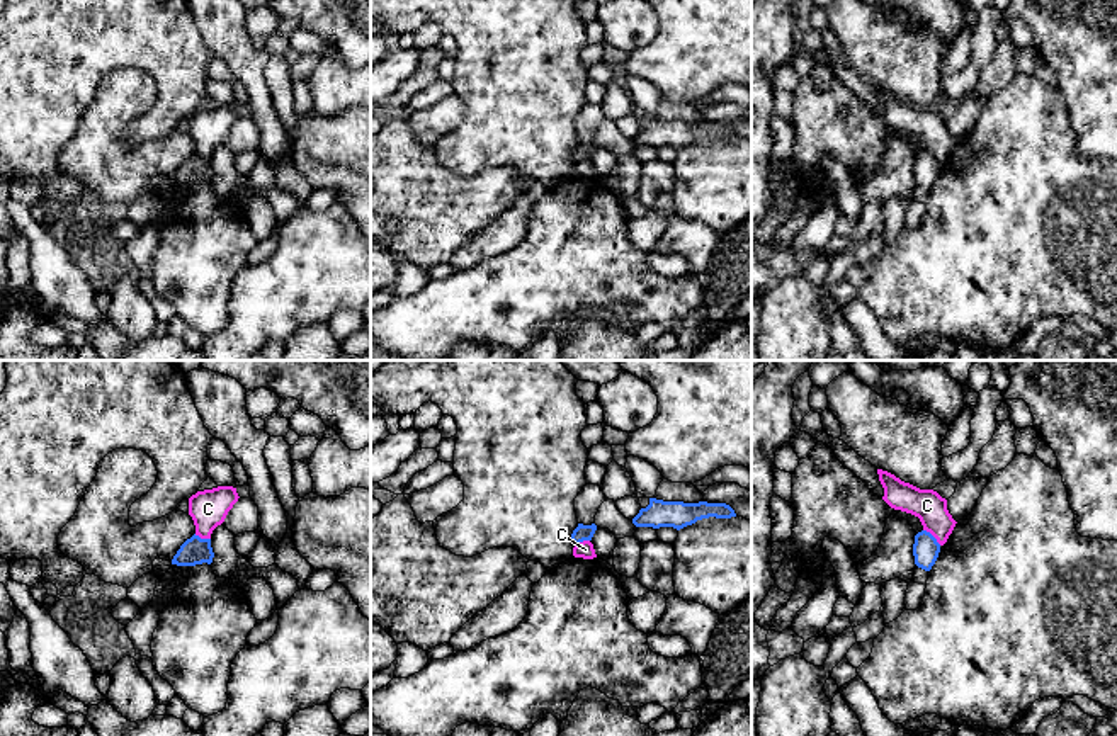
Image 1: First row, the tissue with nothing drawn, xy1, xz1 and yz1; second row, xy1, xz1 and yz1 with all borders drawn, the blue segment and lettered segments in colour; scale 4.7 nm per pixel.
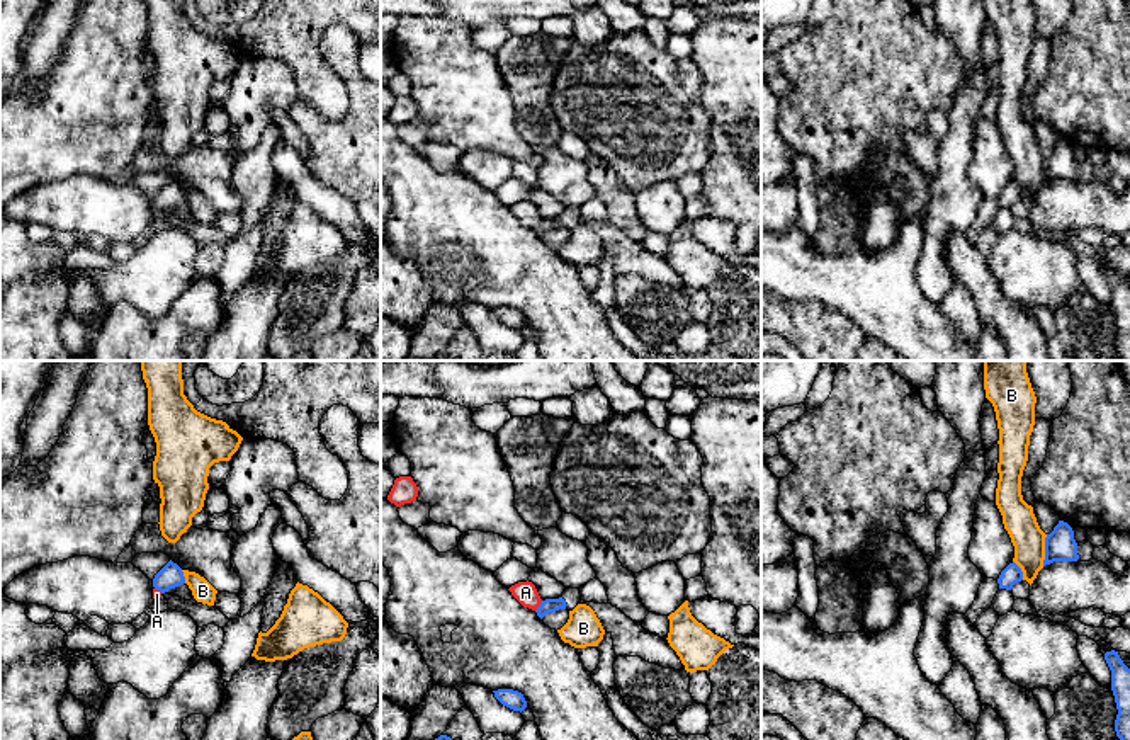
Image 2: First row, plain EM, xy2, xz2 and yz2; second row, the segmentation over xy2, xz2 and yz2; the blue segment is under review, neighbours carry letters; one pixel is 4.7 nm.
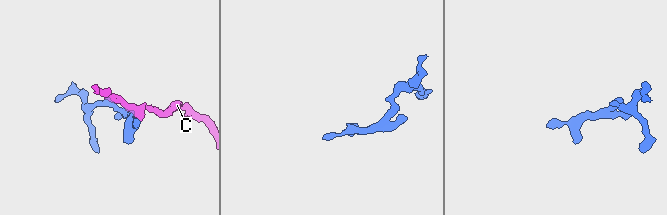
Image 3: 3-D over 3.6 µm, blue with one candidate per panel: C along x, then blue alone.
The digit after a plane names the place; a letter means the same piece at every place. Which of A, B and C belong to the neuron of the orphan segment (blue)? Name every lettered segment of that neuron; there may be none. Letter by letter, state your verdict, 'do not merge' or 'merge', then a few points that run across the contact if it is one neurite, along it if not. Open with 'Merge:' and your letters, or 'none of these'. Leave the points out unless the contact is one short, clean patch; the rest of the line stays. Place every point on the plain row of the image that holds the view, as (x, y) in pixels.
Merge: none of these
A: do not merge; line xz2 (542, 220), (536, 230)
B: do not merge; line yz2 (1047, 153), (1042, 184)
C: do not merge; line yz1 (924, 148), (941, 164)

